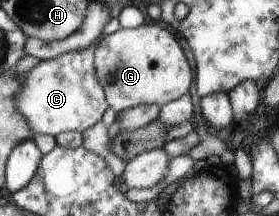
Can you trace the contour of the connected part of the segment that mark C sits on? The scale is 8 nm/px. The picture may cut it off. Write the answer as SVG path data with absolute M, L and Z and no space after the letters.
M97 42L83 51L67 52L55 59L42 60L23 75L25 87L21 87L17 95L17 111L29 121L29 127L37 135L46 133L55 137L64 131L83 133L101 122L105 109L111 105L107 105L104 86L95 77L95 47Z

